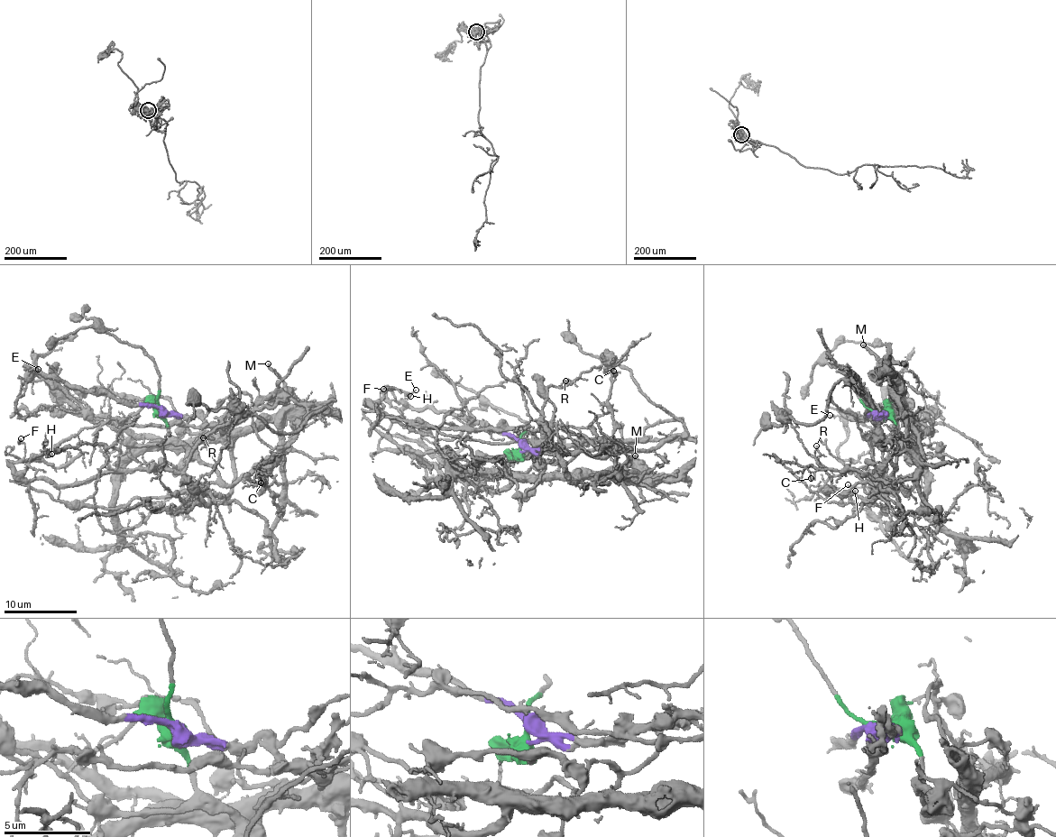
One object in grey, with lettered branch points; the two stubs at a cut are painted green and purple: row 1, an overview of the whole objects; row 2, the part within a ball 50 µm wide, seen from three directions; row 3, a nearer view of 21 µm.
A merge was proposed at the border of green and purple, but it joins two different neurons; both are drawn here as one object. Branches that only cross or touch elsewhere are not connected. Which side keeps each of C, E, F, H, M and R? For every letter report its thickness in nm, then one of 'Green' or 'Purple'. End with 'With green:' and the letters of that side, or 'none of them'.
C: Thickness 150 nm. Green
E: Thickness 80 nm. Purple
F: Thickness 100 nm. Purple
H: Thickness 280 nm. Purple
M: Thickness 200 nm. Green
R: Thickness 120 nm. Green
With green: C, M, R

